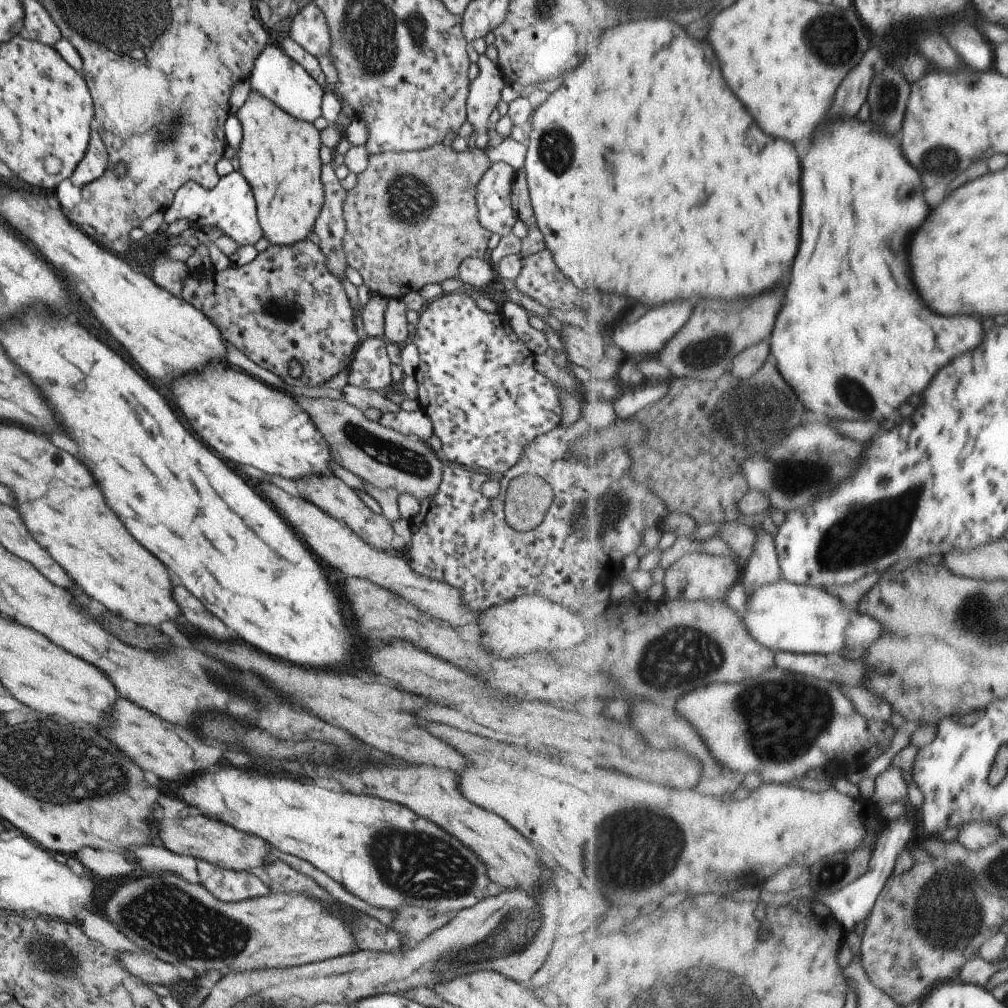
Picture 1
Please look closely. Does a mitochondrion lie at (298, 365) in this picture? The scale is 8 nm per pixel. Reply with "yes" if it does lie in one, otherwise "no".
no

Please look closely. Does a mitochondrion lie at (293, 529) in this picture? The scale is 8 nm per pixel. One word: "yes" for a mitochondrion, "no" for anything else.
no

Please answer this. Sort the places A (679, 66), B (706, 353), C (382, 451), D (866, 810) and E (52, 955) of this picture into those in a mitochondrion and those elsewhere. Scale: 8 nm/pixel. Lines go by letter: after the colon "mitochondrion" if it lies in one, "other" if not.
A: other
B: mitochondrion
C: mitochondrion
D: other
E: mitochondrion

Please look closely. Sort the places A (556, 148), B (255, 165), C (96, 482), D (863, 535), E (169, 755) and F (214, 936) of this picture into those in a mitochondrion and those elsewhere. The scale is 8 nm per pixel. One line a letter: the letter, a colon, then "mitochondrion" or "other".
A: mitochondrion
B: other
C: other
D: mitochondrion
E: other
F: mitochondrion

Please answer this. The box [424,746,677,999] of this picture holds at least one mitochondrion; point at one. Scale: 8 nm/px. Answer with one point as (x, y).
(517, 929)

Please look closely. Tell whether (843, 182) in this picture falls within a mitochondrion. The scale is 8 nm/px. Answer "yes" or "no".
no

